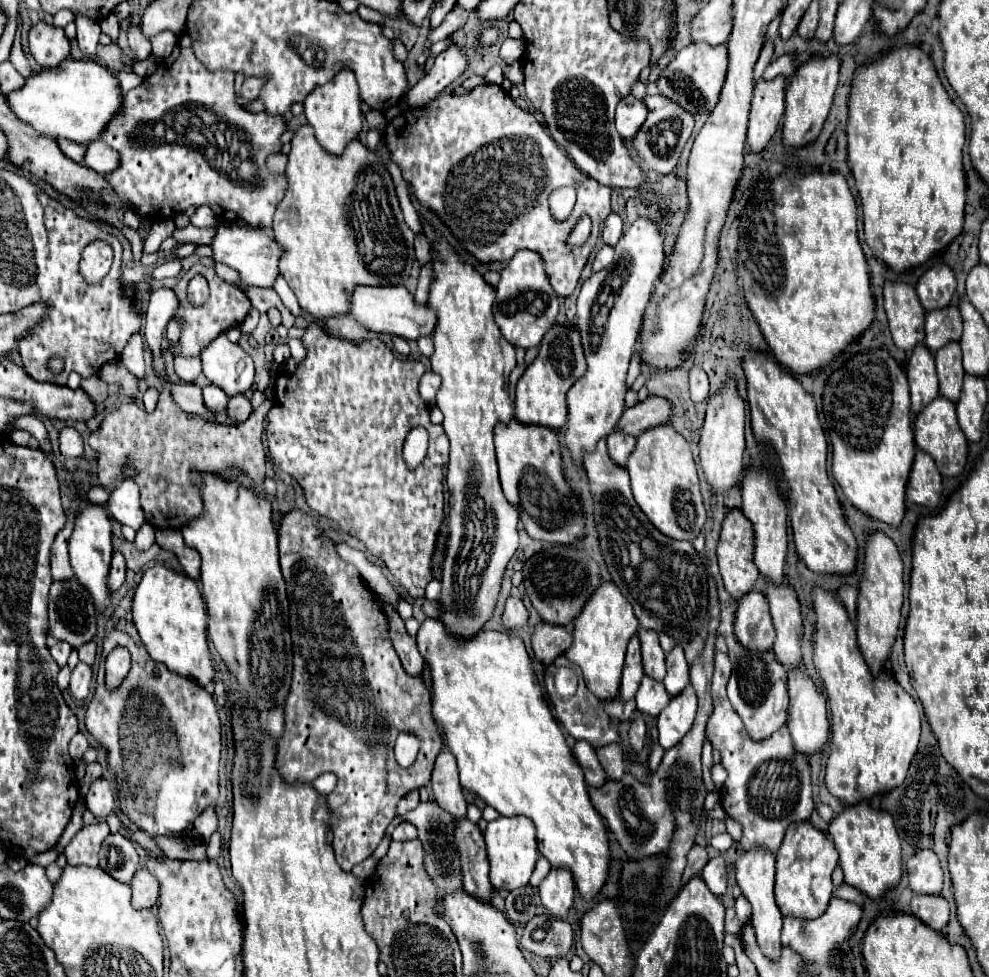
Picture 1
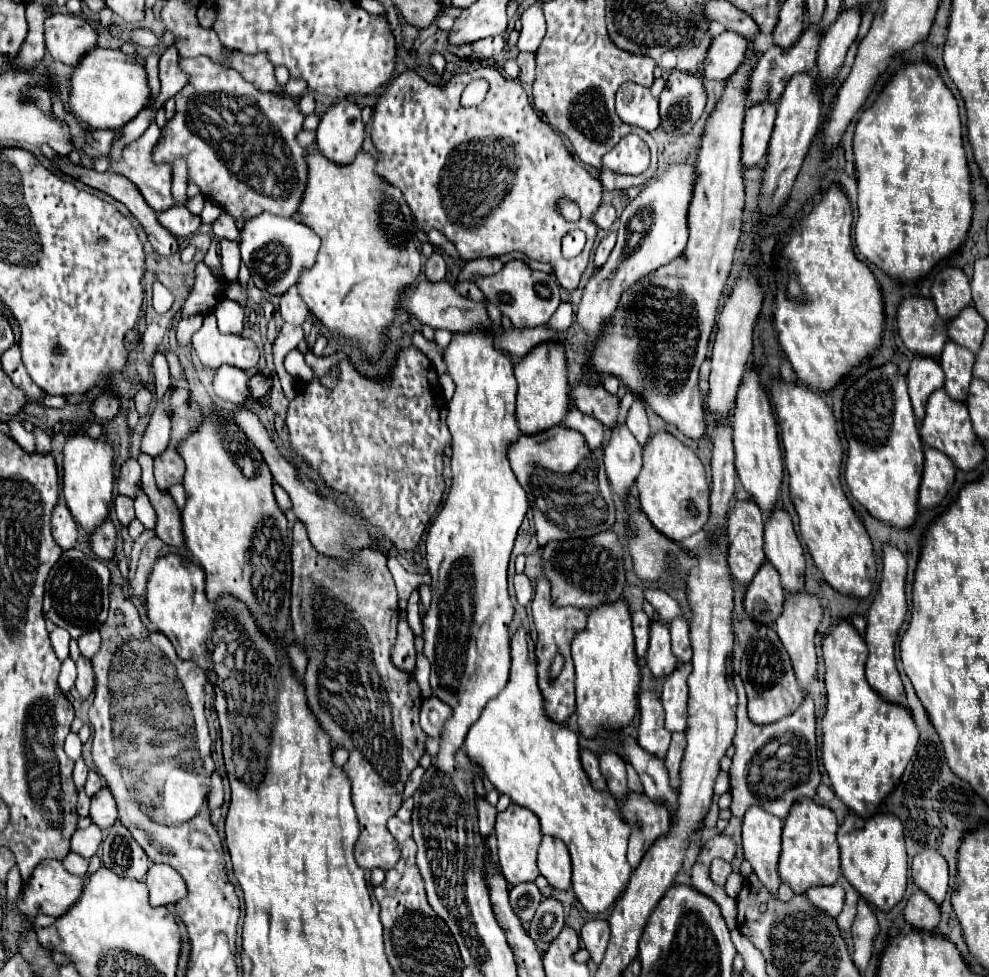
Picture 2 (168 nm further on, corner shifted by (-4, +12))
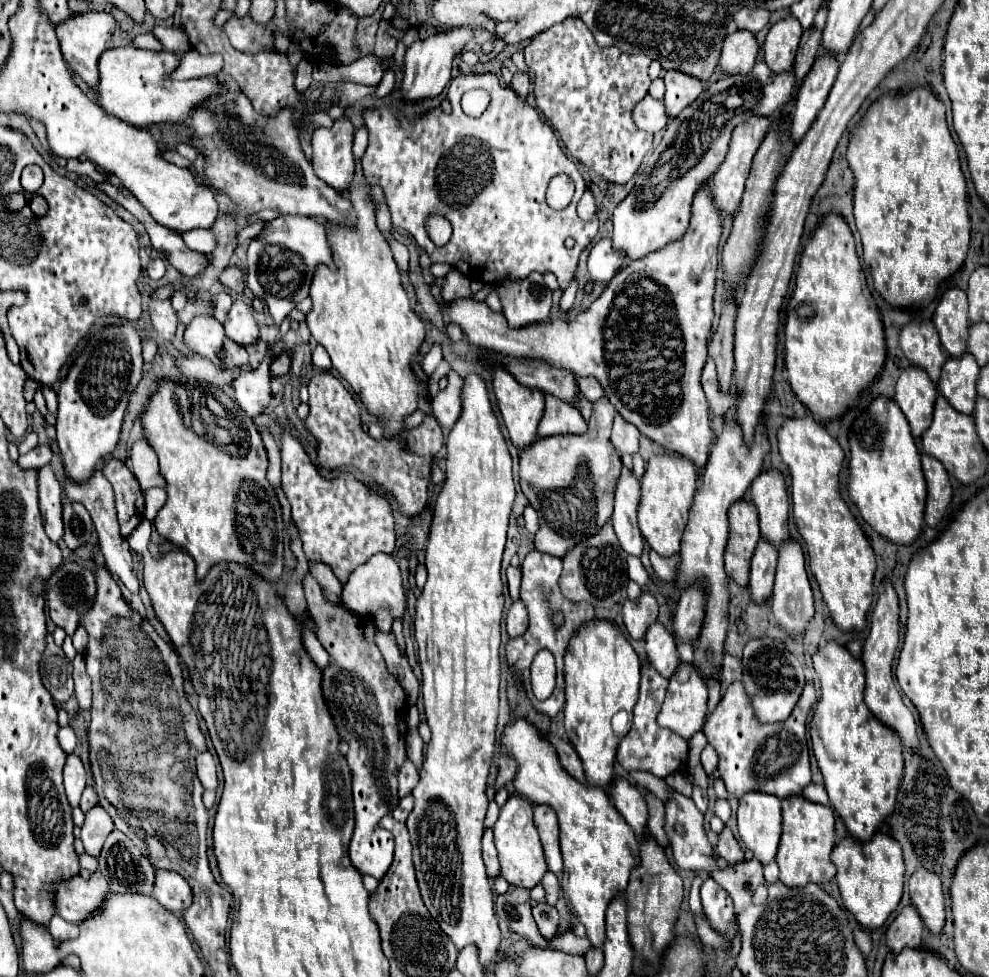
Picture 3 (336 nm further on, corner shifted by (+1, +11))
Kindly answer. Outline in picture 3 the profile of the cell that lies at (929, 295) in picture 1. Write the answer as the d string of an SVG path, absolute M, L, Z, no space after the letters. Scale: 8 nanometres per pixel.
M949 289L943 293L937 311L933 315L933 323L939 331L941 343L951 357L961 357L967 353L967 295L961 289Z

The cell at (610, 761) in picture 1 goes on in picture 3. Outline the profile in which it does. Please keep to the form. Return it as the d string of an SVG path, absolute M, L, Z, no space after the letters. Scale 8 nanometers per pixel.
M645 795L647 805L649 805L649 831L653 835L657 835L661 847L669 847L669 837L663 829L663 821L665 821L665 805L663 801L659 801L655 795Z

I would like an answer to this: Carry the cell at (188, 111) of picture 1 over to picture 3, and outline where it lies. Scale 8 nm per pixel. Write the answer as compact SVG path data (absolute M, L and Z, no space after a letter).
M225 89L225 91L221 91L219 97L209 99L205 107L201 105L197 111L193 111L191 125L189 125L189 129L195 133L193 143L205 157L207 177L213 181L215 189L219 189L229 199L233 199L241 209L247 209L251 213L257 213L263 209L275 209L281 215L305 215L305 217L331 221L341 227L351 227L353 223L357 223L357 217L355 217L349 197L339 195L335 189L331 189L327 183L323 183L315 175L311 163L307 161L307 157L301 151L299 133L293 127L291 115L293 115L293 111L289 111L289 109L281 111L273 119L259 115L243 91Z

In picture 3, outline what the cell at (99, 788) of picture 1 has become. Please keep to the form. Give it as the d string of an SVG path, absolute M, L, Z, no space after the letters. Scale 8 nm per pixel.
M99 805L93 807L85 817L85 825L81 827L81 841L85 845L85 851L97 857L111 831L113 831L113 819L107 815L107 811L103 811L103 807Z

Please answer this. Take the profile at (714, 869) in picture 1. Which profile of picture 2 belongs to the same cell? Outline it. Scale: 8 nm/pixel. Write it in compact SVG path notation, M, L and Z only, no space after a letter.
M714 860L712 862L712 866L710 866L710 876L712 876L712 880L714 882L718 882L718 884L724 884L726 882L726 878L730 876L733 872L733 867L730 862L726 862L726 860Z

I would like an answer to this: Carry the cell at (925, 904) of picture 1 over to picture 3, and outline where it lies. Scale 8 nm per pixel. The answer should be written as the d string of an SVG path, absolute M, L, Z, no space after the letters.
M905 907L895 921L889 925L885 937L887 937L887 947L891 953L899 953L903 947L917 949L923 939L923 921L919 919L919 913L915 907Z

